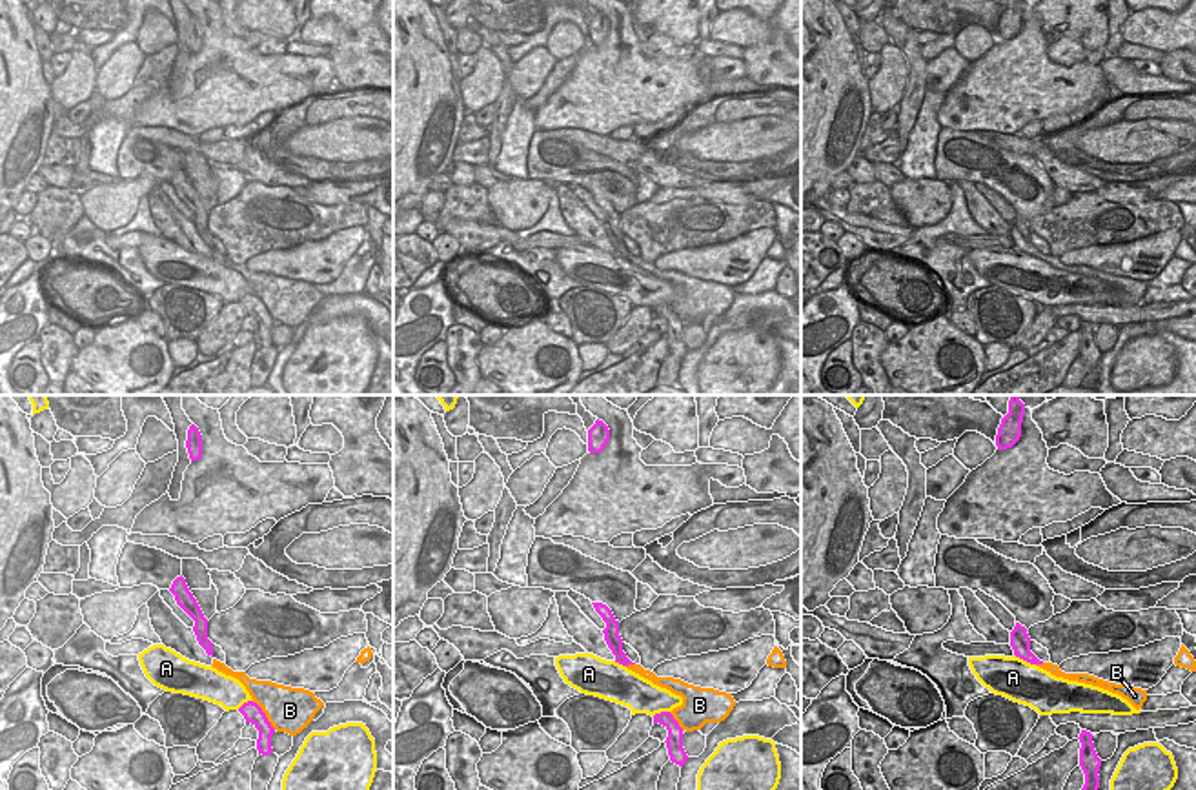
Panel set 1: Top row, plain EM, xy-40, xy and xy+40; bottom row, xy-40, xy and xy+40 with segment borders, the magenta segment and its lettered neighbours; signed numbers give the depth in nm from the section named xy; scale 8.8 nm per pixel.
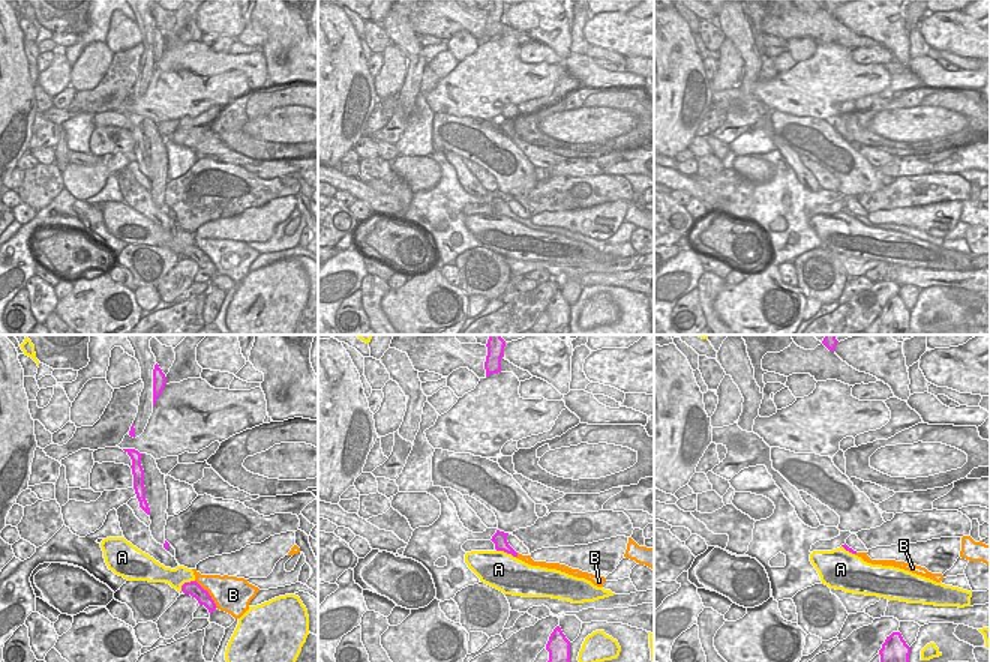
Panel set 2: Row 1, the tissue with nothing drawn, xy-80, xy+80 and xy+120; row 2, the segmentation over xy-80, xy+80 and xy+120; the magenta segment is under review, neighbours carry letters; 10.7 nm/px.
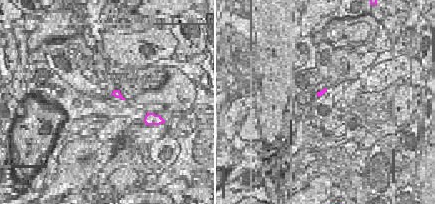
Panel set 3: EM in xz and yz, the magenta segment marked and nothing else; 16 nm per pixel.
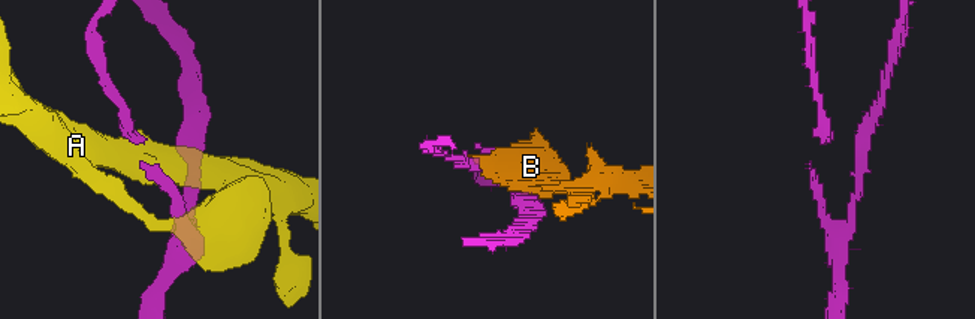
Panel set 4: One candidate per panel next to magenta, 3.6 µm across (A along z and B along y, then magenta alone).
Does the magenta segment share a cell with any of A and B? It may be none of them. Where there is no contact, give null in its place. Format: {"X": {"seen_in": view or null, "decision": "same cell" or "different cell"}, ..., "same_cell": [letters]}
{"A": {"seen_in": "xy+40", "decision": "different cell"}, "B": {"seen_in": "xy-40", "decision": "different cell"}, "same_cell": []}

